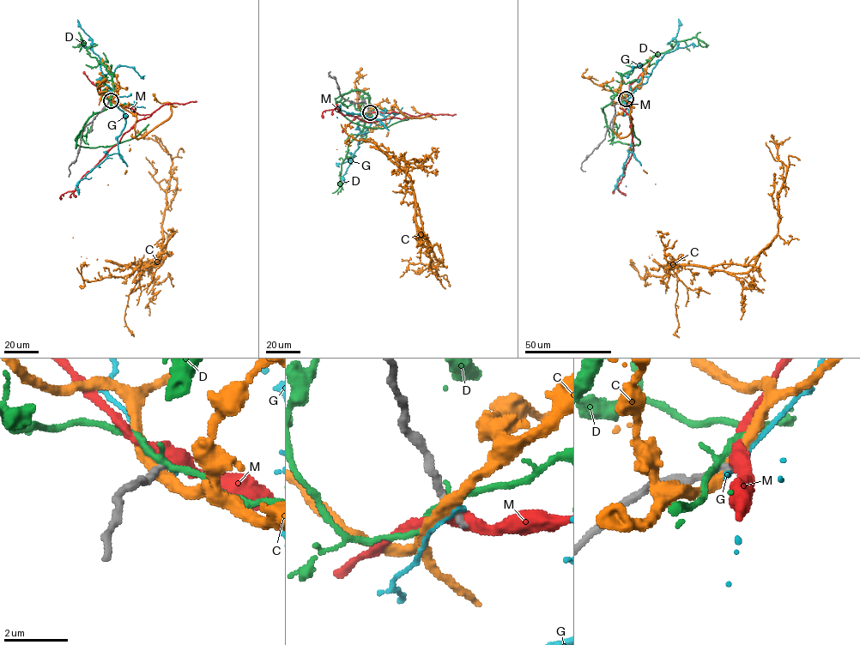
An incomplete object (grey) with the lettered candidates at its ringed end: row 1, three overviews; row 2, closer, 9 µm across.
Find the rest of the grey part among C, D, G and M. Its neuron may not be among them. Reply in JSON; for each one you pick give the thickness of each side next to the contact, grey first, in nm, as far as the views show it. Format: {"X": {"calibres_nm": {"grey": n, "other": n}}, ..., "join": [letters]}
{"join": []}

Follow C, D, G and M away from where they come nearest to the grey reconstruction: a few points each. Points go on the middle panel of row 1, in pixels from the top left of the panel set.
C: (369, 111), (394, 100), (390, 118), (437, 153), (390, 157), (410, 181), (438, 274), (419, 262), (400, 277)
D: (369, 111), (360, 107), (369, 97), (359, 90), (336, 102), (345, 117), (365, 126), (408, 119)
G: (369, 111), (366, 116), (371, 120), (376, 117), (377, 111), (384, 118), (378, 121), (338, 108), (337, 117)
M: (370, 111), (405, 112), (410, 116), (365, 122), (354, 116), (344, 115), (336, 109), (324, 111), (323, 117)

